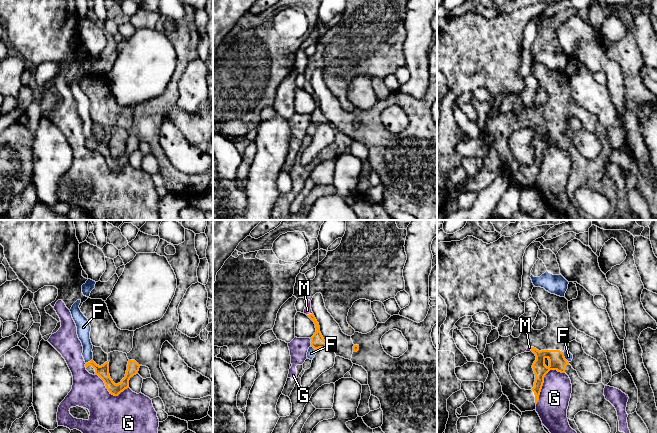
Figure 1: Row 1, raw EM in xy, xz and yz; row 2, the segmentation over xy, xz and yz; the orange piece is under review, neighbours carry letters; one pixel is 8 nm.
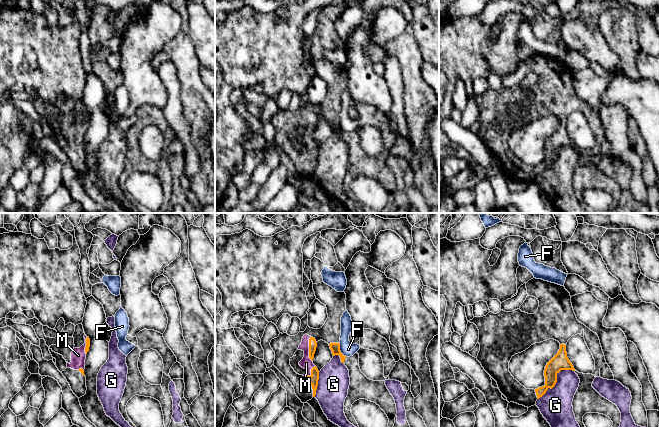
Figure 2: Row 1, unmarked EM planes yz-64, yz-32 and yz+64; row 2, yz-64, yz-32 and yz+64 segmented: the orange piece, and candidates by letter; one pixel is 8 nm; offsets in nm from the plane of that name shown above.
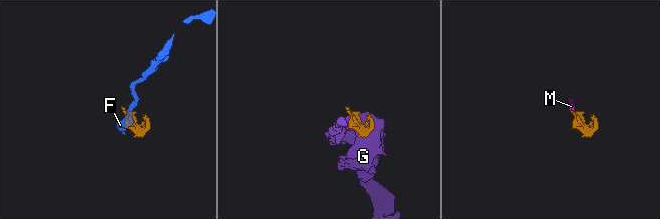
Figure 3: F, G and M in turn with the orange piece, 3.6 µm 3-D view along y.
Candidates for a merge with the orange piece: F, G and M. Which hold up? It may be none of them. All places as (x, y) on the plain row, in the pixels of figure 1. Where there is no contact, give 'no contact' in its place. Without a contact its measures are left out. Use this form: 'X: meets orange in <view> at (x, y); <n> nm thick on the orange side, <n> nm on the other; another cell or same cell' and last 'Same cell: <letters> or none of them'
F: meets orange in yz at (564, 133); 140 nm thick on the orange side, 70 nm on the other; another cell
G: meets orange in yz at (543, 156); 140 nm thick on the orange side, 240 nm on the other; another cell
M: meets orange in xz at (309, 90); 110 nm thick on the orange side, 60 nm on the other; same cell
Same cell: M

